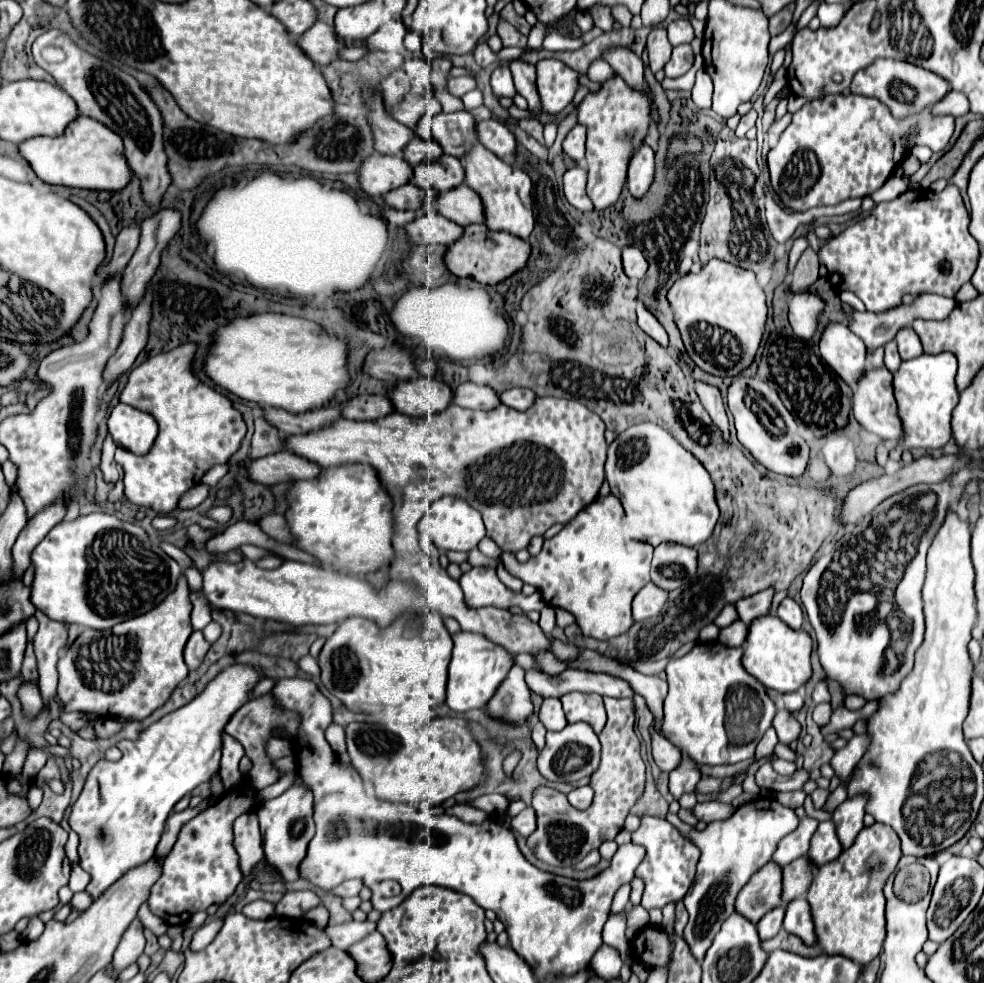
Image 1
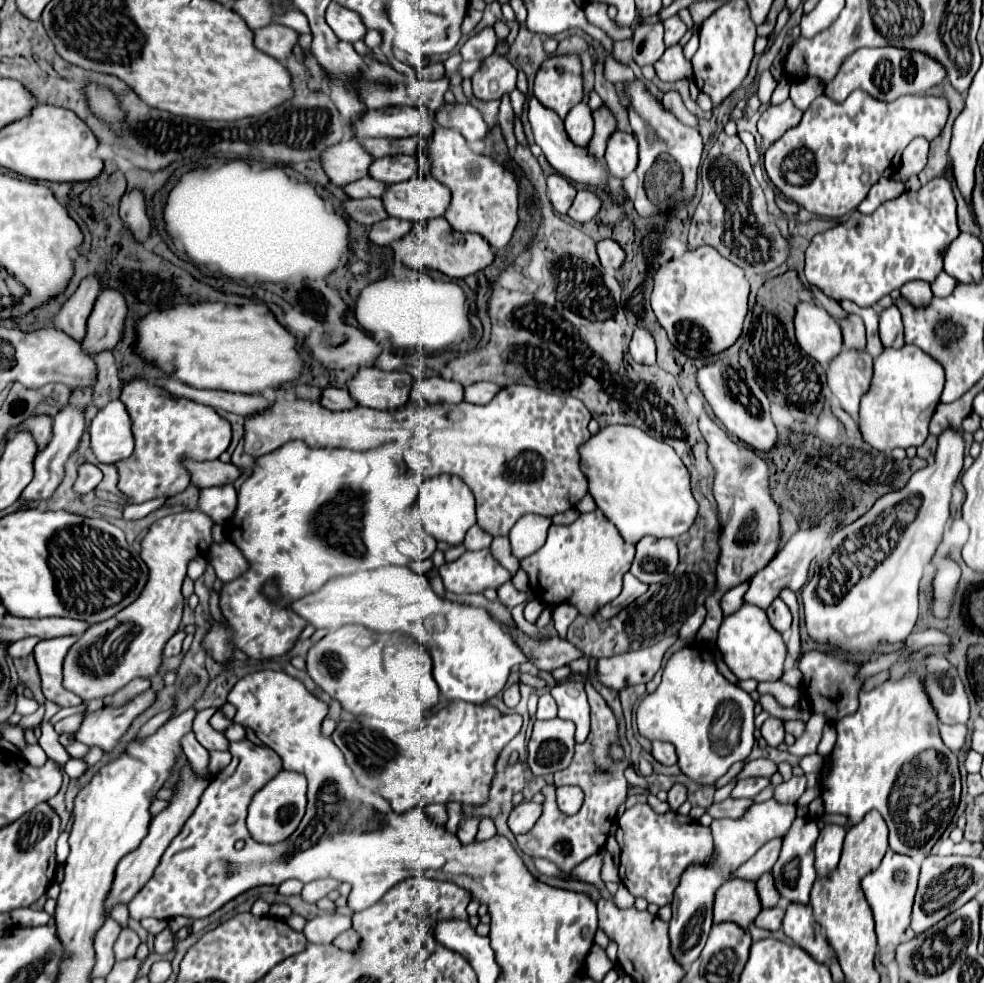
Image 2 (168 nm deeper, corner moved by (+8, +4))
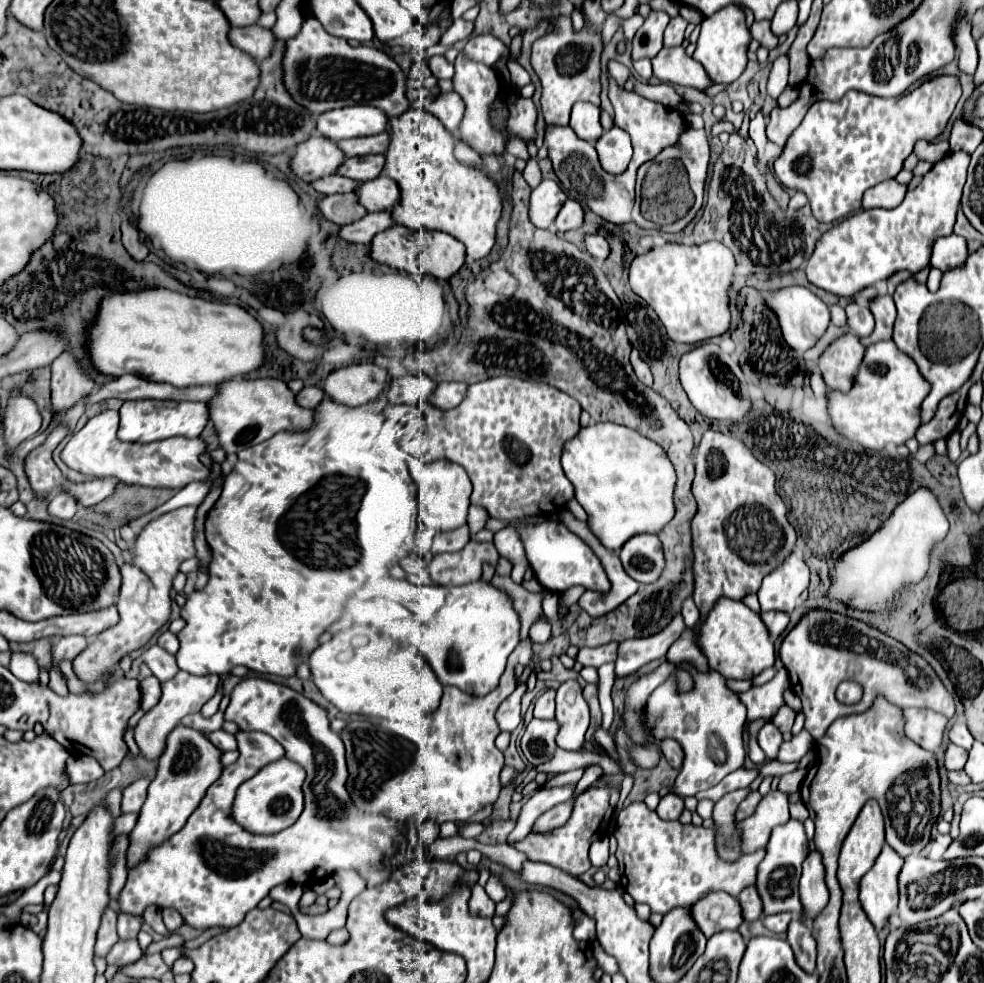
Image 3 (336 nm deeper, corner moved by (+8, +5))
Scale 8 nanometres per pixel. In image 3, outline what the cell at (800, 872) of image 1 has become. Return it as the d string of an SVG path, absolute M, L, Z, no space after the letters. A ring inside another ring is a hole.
M746 887L738 895L738 903L744 921L756 921L762 915L762 903L760 903L760 895L756 895L756 887Z

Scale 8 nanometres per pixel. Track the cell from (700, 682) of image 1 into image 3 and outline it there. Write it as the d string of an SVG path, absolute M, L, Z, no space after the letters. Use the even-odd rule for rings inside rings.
M682 663L678 667L692 673L694 689L678 695L676 683L668 679L668 683L660 685L654 691L654 695L648 699L646 711L648 711L648 725L652 727L652 735L656 739L672 737L684 749L686 757L684 757L682 771L678 773L672 787L666 787L660 791L662 795L674 793L684 799L714 787L730 771L736 771L742 767L746 759L746 747L744 747L746 711L738 695L726 687L724 677L716 675L716 671L700 673L688 663Z

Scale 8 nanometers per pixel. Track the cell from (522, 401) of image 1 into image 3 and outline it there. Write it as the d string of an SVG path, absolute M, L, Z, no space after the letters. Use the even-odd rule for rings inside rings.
M438 383L438 389L428 395L428 399L422 399L424 403L432 407L440 407L442 411L456 407L464 399L466 383Z

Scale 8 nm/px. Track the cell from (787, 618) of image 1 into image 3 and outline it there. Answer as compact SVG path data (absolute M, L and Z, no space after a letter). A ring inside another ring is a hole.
M780 611L760 613L760 617L762 617L764 625L768 627L768 633L770 633L772 639L776 639L776 637L778 637L786 627L788 627L788 623L790 623L790 617L784 615L784 613L780 613Z

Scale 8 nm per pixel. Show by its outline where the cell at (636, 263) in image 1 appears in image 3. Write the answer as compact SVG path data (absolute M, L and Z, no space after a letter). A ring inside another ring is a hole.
M586 235L584 245L586 245L586 251L596 259L606 259L610 253L608 241L602 235Z

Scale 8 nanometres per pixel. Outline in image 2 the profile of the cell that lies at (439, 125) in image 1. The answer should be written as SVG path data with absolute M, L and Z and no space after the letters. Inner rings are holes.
M384 108L368 110L362 120L354 124L356 138L428 138L434 134L434 114L426 108Z

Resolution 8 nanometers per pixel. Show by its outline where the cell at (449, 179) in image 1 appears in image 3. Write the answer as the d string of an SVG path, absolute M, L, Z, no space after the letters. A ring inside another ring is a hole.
M366 155L366 157L350 157L338 169L336 175L354 179L354 181L370 181L382 173L384 157L382 155Z

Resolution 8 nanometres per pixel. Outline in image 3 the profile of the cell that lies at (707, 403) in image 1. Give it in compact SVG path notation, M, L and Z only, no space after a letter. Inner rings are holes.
M706 431L700 441L696 453L692 495L698 505L696 515L692 517L694 603L704 619L720 597L740 601L750 593L758 593L762 579L774 569L778 569L784 559L794 551L796 531L786 519L786 505L782 497L776 493L774 473L764 463L760 463L742 441L726 437L718 431Z

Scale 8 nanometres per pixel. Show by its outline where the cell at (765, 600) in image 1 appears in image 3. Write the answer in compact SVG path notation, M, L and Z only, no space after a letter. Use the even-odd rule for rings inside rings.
M792 553L782 567L764 577L758 591L762 611L790 613L796 607L802 591L808 587L808 581L810 571L806 561L798 553Z

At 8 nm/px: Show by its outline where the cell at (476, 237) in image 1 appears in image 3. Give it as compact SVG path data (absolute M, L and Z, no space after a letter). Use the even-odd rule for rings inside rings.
M394 225L386 231L380 231L370 241L370 257L378 263L384 263L398 271L408 271L410 275L430 275L436 279L452 277L464 265L464 245L458 239L452 239L442 231L408 231L400 225Z

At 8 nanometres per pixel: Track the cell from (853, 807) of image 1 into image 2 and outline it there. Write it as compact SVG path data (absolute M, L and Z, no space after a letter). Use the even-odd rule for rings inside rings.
M826 824L820 830L820 838L816 842L816 870L818 870L818 874L830 874L832 868L836 868L840 854L842 854L844 836L846 836L846 828L836 826L836 824Z

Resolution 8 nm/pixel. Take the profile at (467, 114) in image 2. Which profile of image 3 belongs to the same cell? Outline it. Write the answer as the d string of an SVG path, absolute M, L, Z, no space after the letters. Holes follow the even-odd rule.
M456 91L450 93L440 93L436 97L424 97L424 99L416 99L412 103L412 107L416 109L424 109L428 113L432 113L434 117L440 119L440 123L444 123L446 131L456 133L460 119L464 115L464 103L460 99L460 95L456 95Z

